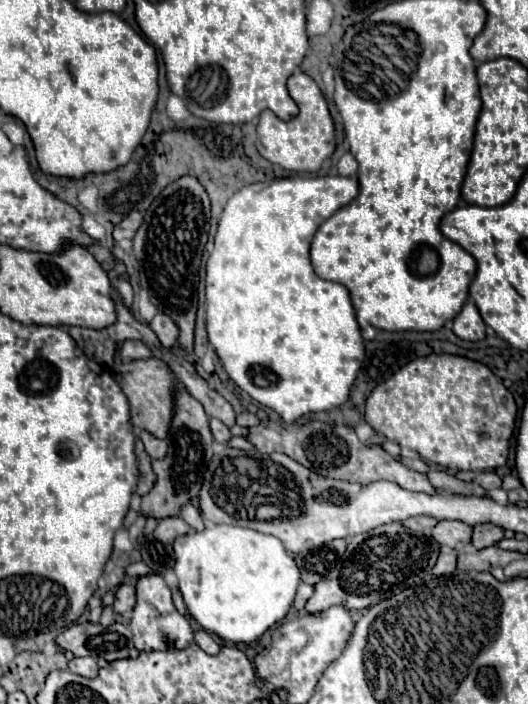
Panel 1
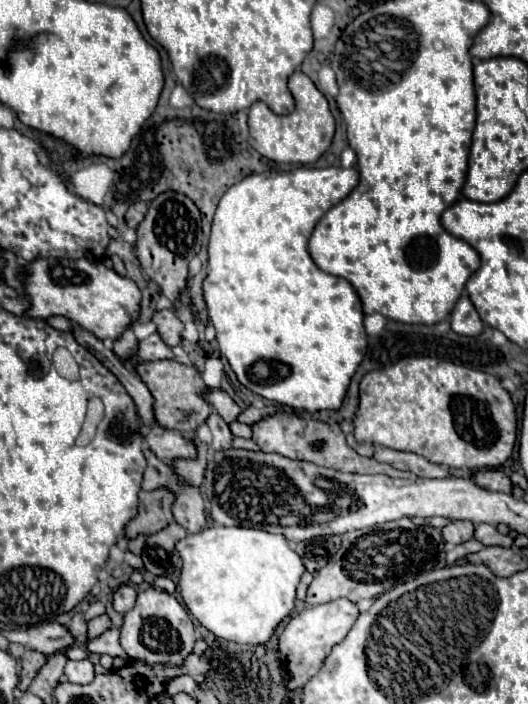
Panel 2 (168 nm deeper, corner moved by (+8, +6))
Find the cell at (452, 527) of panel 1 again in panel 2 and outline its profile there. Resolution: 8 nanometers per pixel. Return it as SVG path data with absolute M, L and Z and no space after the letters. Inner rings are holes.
M450 520L442 528L442 536L450 544L462 544L468 542L474 534L474 524L472 522L460 522L460 520Z

